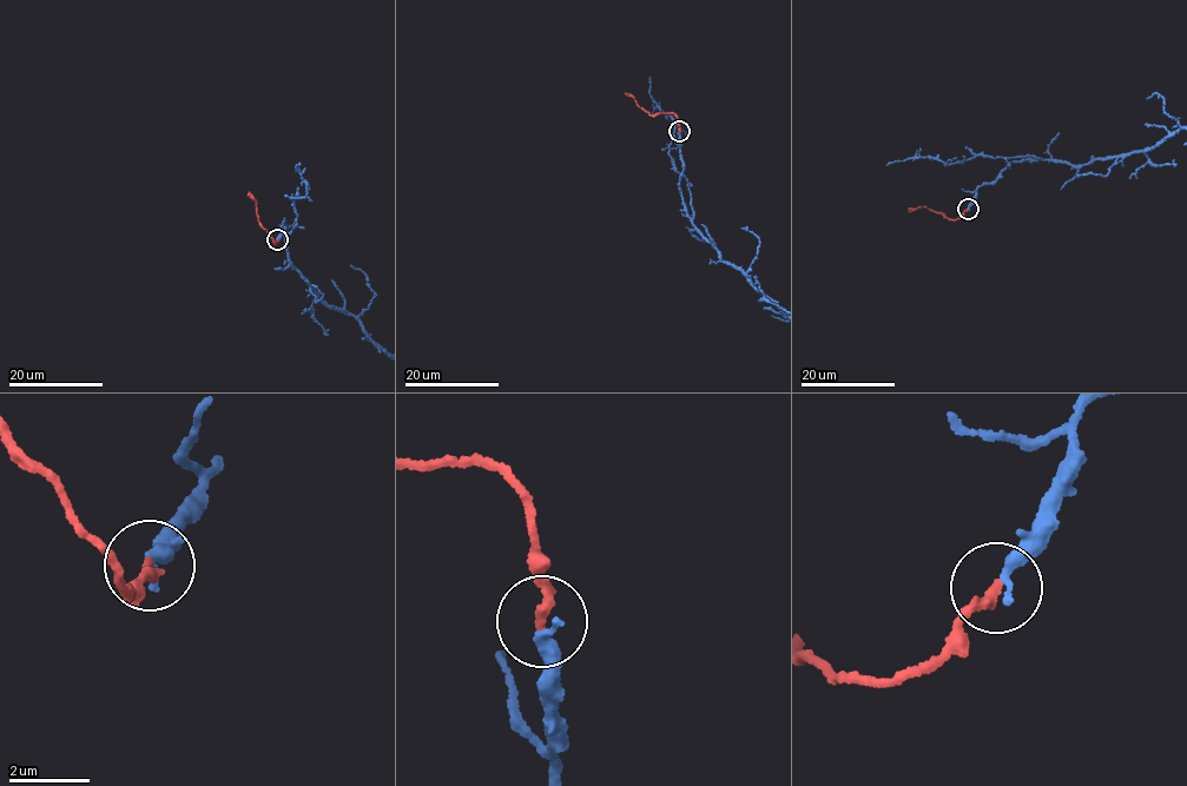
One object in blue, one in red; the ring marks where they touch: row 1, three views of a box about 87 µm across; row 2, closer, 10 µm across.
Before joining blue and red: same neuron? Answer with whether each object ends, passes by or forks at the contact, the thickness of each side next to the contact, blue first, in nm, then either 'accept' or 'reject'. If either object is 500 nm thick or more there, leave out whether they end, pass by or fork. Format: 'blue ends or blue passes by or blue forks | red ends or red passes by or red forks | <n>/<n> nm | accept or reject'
blue ends | red ends | 320/240 nm | accept

